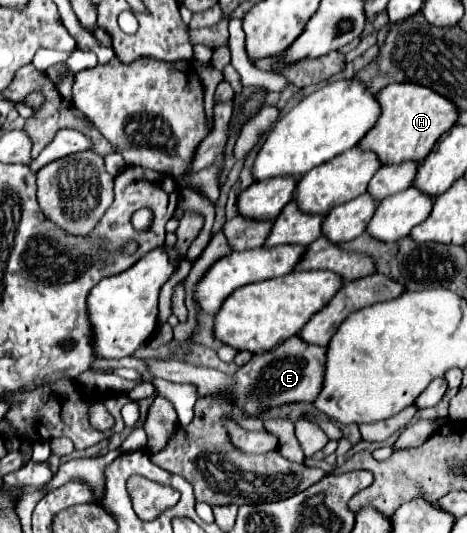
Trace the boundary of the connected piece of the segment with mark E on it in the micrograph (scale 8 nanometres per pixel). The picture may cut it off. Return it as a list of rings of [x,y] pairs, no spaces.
[[[300,336],[288,338],[278,348],[256,354],[252,360],[242,366],[234,376],[226,376],[214,368],[192,366],[184,362],[162,362],[162,360],[146,360],[150,372],[156,378],[164,378],[174,384],[192,382],[198,386],[198,394],[220,394],[226,392],[228,396],[236,396],[238,404],[252,416],[256,416],[264,408],[280,406],[286,402],[314,402],[324,386],[324,358],[326,346],[316,346],[304,342]]]

